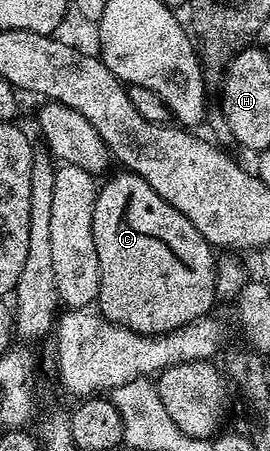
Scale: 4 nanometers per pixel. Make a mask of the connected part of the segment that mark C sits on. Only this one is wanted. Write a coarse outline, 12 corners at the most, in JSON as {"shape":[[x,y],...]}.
{"shape":[[129,172],[99,185],[97,309],[137,334],[213,311],[215,251]]}

